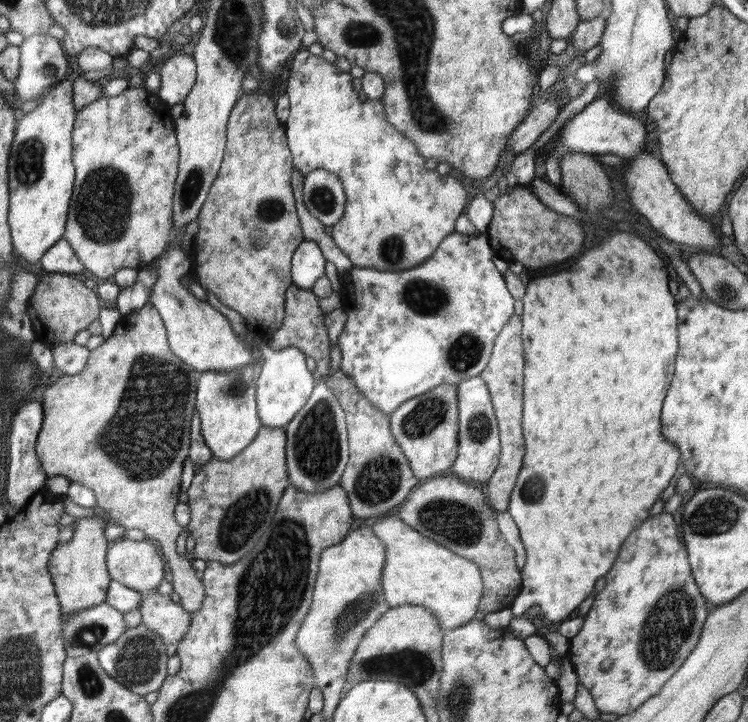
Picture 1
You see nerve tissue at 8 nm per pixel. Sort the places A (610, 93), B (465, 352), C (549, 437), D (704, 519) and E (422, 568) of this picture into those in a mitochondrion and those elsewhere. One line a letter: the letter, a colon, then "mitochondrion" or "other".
A: other
B: mitochondrion
C: other
D: mitochondrion
E: other

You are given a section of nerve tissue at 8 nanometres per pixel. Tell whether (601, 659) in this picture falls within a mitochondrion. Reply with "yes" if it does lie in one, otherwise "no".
no

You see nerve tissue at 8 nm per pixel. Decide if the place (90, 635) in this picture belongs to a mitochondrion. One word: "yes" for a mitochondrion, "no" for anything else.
yes

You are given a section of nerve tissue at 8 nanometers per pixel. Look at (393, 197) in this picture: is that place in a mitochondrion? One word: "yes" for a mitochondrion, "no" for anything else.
no

